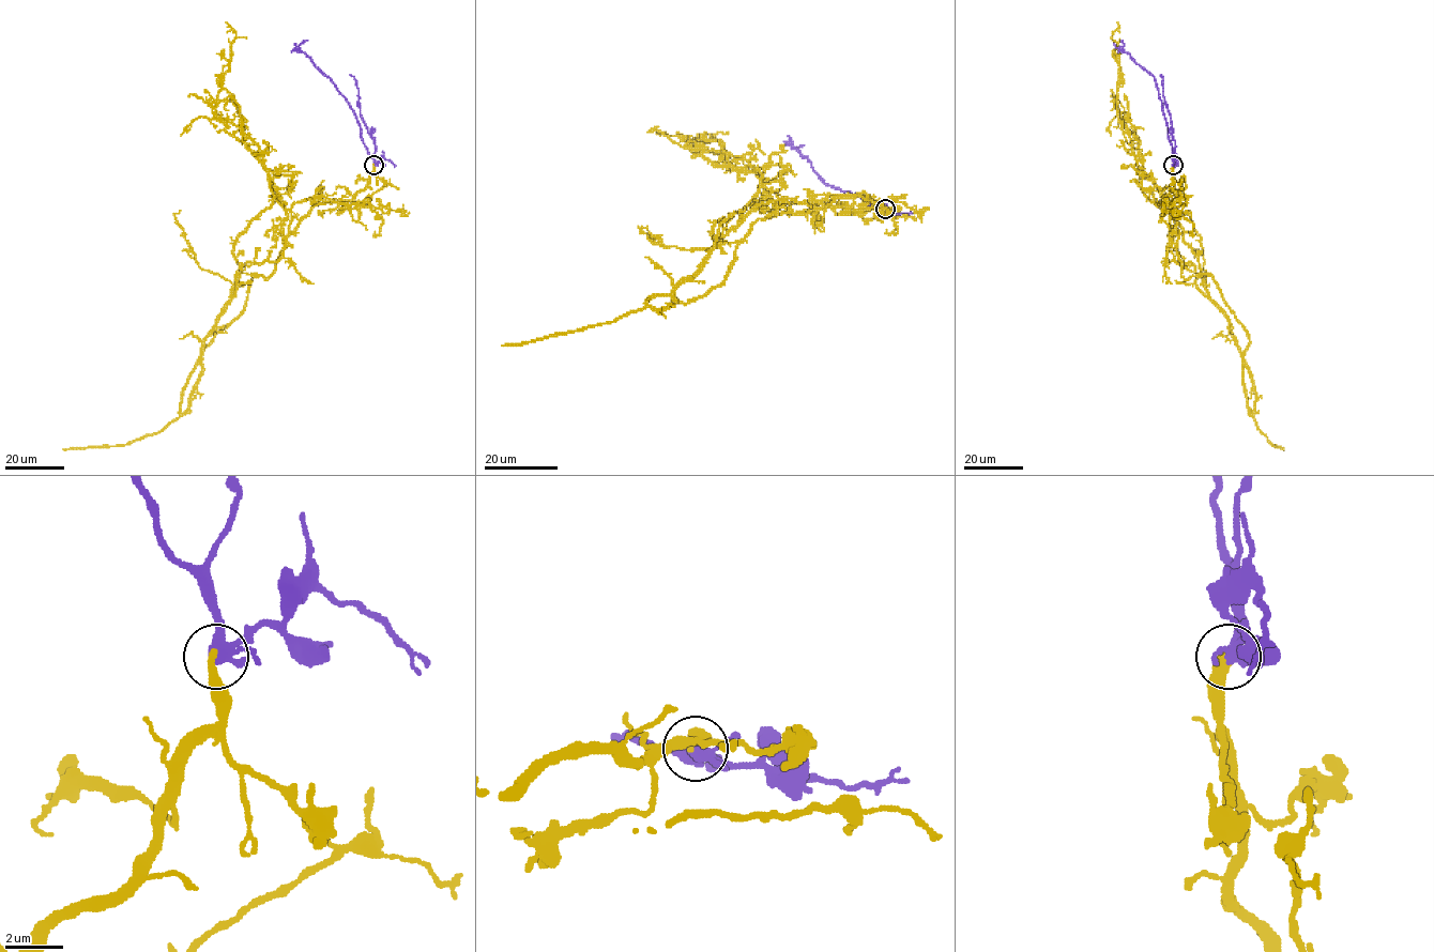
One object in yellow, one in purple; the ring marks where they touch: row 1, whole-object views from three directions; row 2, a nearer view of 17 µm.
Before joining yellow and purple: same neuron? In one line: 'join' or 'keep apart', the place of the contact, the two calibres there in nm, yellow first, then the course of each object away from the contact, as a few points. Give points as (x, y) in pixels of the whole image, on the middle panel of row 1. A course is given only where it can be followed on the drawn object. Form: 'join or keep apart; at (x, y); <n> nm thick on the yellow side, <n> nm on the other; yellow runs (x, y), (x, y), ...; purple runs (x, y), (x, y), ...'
join; at (885, 209); 320 nm thick on the yellow side, 300 nm on the other; yellow runs (885, 209), (813, 208), (758, 219), (743, 240), (722, 242), (691, 276), (644, 308), (501, 344); purple runs (885, 209), (875, 208), (862, 198), (828, 186), (809, 160), (793, 148), (803, 146)

